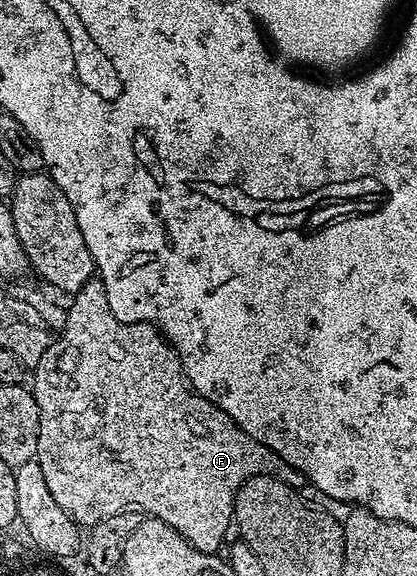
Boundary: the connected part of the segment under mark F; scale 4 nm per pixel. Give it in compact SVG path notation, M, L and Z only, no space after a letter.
M92 277L86 281L86 284L72 296L71 301L73 304L68 304L61 336L53 340L47 353L43 353L43 357L39 357L39 361L32 368L31 390L39 409L37 463L43 469L47 486L51 488L51 497L55 497L55 502L79 525L92 525L103 517L111 517L120 511L140 509L152 518L162 519L164 523L171 525L175 533L183 536L195 549L216 555L222 550L221 546L226 546L225 534L228 533L229 527L231 531L234 526L233 506L236 503L236 495L249 478L253 475L273 474L280 476L287 486L296 489L306 486L306 477L299 473L299 469L287 467L274 451L267 449L267 445L257 443L247 433L243 433L243 429L239 429L239 425L235 425L235 421L231 421L231 417L227 417L227 413L220 411L210 399L191 393L185 382L185 374L181 372L180 357L153 324L124 323L119 321L119 317L115 317L115 313L111 313L111 305L107 302L107 289L100 278Z

